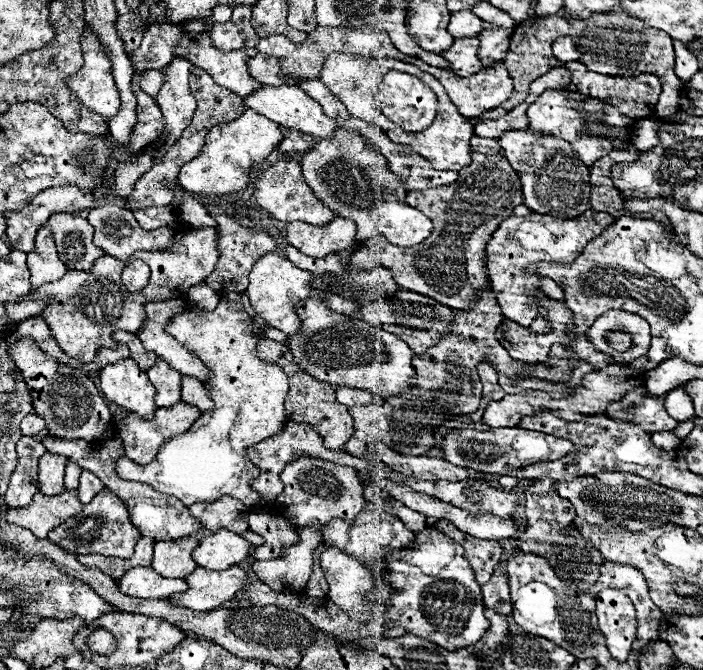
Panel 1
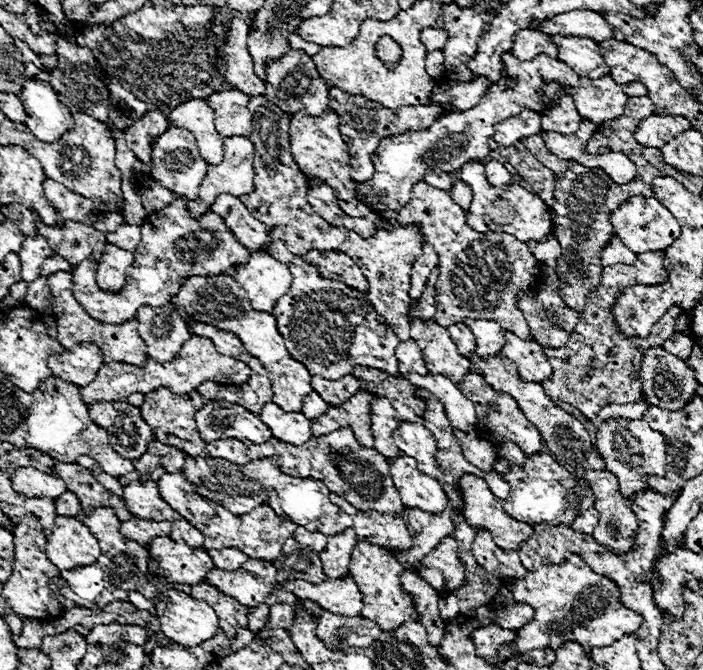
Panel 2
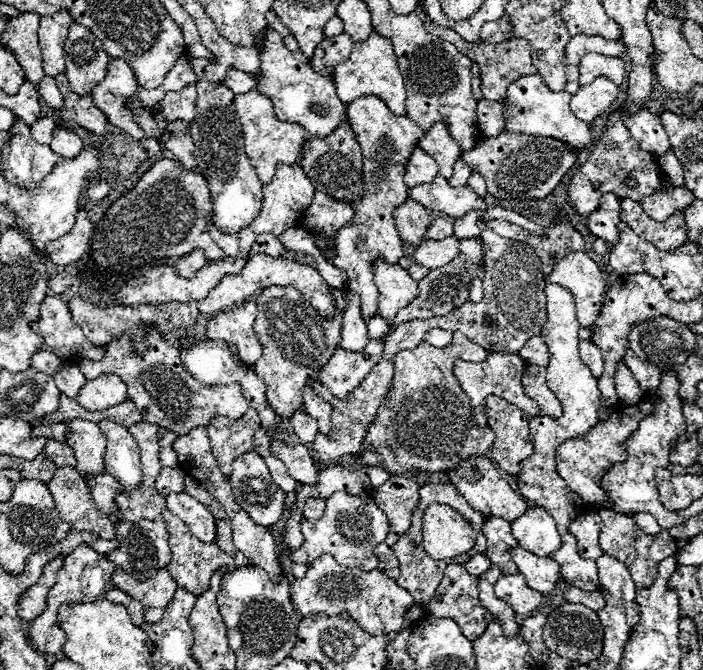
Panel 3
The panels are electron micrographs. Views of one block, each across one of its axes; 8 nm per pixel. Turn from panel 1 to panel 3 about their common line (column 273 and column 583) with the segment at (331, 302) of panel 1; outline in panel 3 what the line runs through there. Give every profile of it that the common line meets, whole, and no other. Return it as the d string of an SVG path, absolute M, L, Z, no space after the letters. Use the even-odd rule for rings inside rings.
M572 252L556 262L546 282L560 284L574 294L578 306L578 322L582 328L592 326L602 308L604 280L598 264L584 252Z

